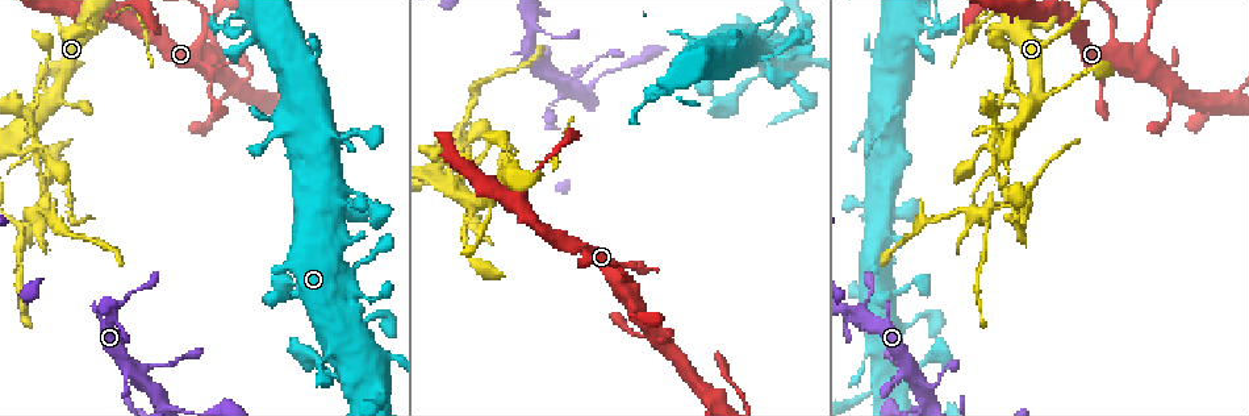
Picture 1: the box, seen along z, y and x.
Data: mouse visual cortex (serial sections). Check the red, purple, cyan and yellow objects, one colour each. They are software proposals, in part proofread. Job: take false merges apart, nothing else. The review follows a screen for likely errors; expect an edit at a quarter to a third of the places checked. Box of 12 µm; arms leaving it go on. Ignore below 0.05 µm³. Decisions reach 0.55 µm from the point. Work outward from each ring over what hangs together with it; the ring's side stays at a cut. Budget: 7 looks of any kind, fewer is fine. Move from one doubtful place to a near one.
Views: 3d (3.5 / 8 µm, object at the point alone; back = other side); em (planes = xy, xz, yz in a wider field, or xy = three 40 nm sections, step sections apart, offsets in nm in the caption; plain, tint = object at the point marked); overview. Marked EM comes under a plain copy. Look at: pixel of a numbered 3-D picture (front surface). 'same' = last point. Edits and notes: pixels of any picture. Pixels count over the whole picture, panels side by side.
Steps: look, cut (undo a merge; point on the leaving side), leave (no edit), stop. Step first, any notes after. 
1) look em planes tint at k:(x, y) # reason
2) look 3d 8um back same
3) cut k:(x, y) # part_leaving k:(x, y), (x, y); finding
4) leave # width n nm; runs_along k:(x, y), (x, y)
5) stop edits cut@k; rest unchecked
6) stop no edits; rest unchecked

look 3d 8um at 1:(1039, 96) # small branch off a trunk

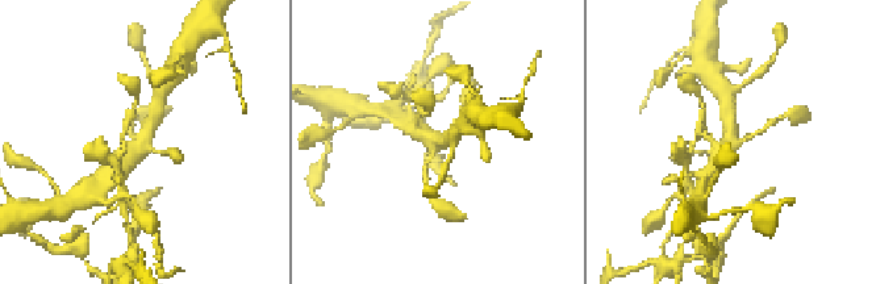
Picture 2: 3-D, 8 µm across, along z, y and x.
look em xy step 1 tint at 2:(735, 143) # shape alone is not enough

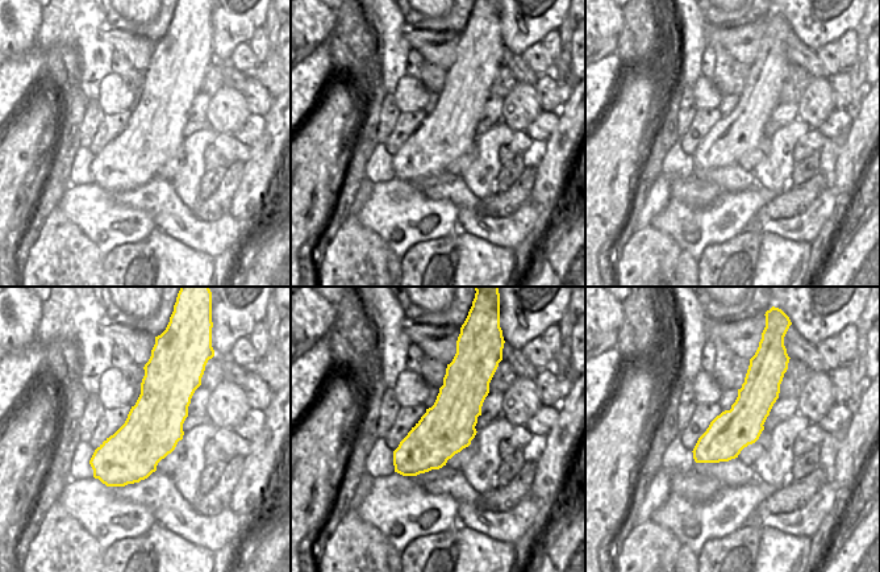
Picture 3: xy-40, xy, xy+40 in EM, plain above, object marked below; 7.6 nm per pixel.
leave # runs_along 2:(155, 109), (149, 136), (117, 171); continuous, no second cell

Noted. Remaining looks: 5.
look 3d 3.5um back at 1:(134, 375) # three-way junction

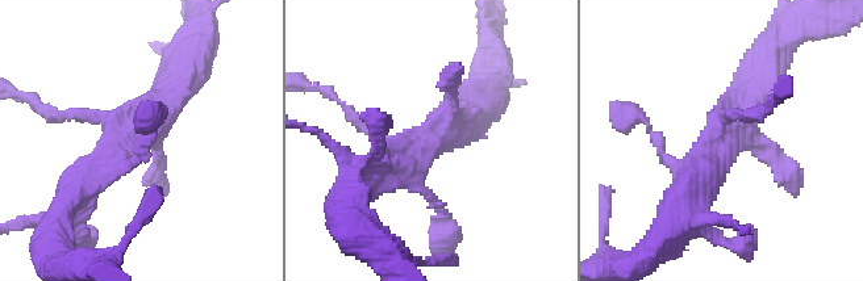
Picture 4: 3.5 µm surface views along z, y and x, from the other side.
look em xy step 5 tint at 4:(130, 142)

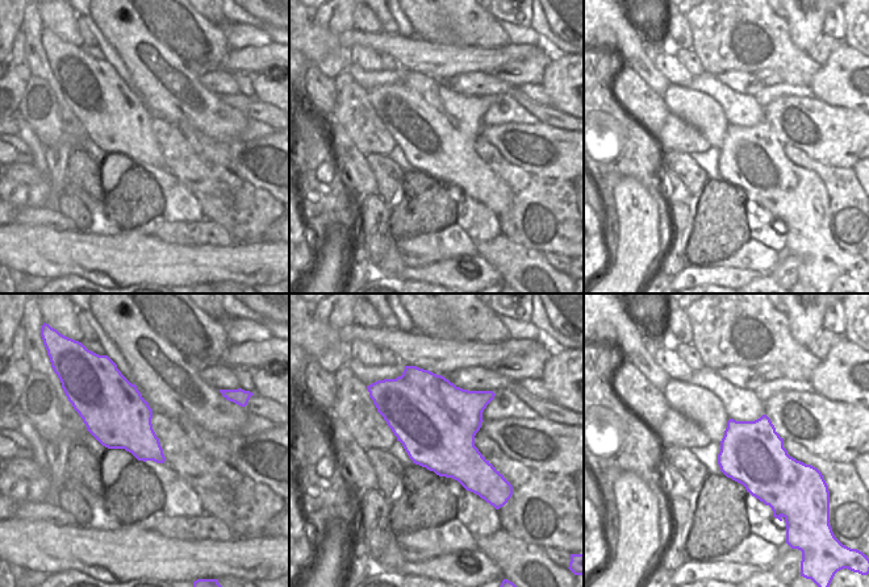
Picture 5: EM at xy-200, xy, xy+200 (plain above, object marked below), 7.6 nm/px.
leave # runs_along 4:(180, 75), (159, 110), (75, 200); all the same cell

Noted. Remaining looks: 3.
look 3d 3.5um at 1:(1006, 197) # sharp bend

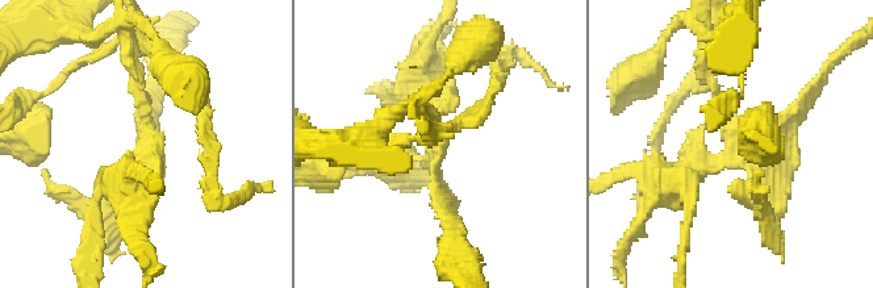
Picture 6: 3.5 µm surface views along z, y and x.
look em xy step 5 tint at 6:(440, 146)

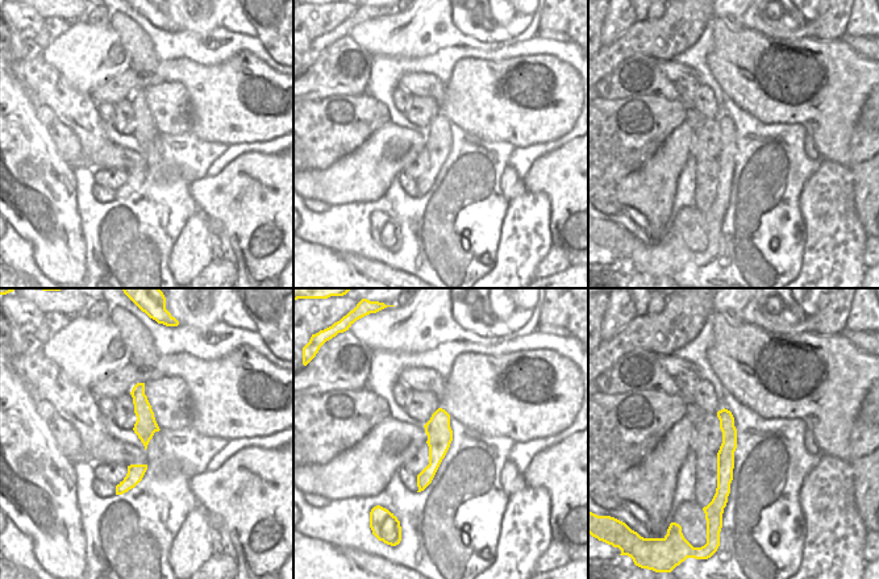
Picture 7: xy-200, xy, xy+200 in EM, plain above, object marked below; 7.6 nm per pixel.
leave # runs_along 6:(709, 65), (732, 145), (661, 182); one cell here

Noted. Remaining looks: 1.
stop no edits; rest unchecked

